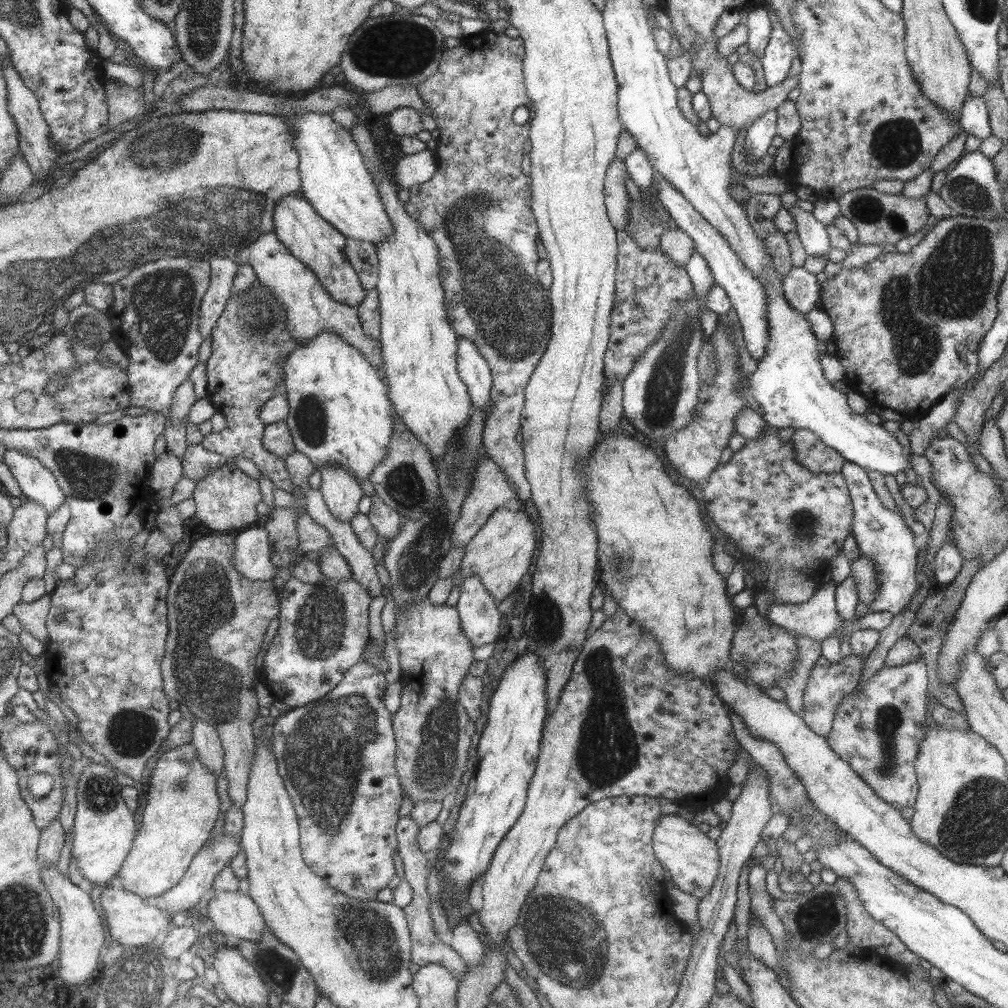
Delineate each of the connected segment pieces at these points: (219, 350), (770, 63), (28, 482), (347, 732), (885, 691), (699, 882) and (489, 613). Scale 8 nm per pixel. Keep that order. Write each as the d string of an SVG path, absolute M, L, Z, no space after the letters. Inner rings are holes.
M256 280L245 291L228 297L210 337L212 352L205 362L206 397L215 411L223 415L226 425L218 433L210 432L203 436L201 445L227 460L237 457L251 460L274 488L293 492L293 480L284 460L269 453L261 444L265 424L259 418L265 402L276 394L276 386L282 376L280 365L299 346L285 328L283 303L279 303L271 291Z
M766 5L761 8L769 13L771 21L771 34L760 59L766 86L771 87L786 78L791 60L796 56L796 50L787 32L777 22L777 14Z
M6 449L3 462L17 480L24 496L41 503L47 514L57 511L67 502L67 494L57 483L56 476L40 459L17 449Z
M360 657L357 664L345 672L344 680L335 689L331 689L323 697L319 697L313 703L308 703L300 707L293 707L283 716L278 716L272 724L272 753L277 762L277 774L284 779L285 790L288 791L289 798L296 806L296 818L300 826L300 847L304 863L319 875L328 886L337 890L345 897L357 900L375 899L377 892L388 886L395 876L393 867L393 853L396 852L397 831L396 826L400 821L398 817L399 806L401 806L401 787L399 787L399 777L397 770L393 766L393 752L395 752L395 742L393 742L393 730L391 730L391 714L385 710L383 704L383 692L385 692L385 678L379 674L373 664L367 662L367 657Z
M919 656L908 665L896 667L881 666L859 692L847 694L839 702L833 714L833 723L829 734L825 736L832 750L841 759L848 762L854 771L866 783L873 793L881 797L897 810L902 807L912 807L917 798L918 786L915 778L914 760L919 752L919 742L925 737L925 714L928 707L928 670L923 657Z
M675 814L661 815L653 830L652 847L656 859L665 865L677 889L697 899L704 898L710 892L720 868L719 851L715 842L709 840L705 833L700 833L696 826Z
M467 575L463 584L459 586L458 593L459 597L454 607L459 616L461 633L469 639L471 648L481 646L482 644L489 644L489 642L493 643L499 631L501 615L496 610L497 603L493 601L493 597L489 597L485 587L479 583L479 577L477 575Z

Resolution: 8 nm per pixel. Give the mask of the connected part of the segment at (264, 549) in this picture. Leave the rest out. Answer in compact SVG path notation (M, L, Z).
M252 527L235 538L233 567L249 581L271 581L276 572L269 559L268 531L263 527Z

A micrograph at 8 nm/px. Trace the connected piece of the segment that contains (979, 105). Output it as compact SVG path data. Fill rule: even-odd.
M967 94L959 114L959 126L967 135L974 136L980 142L991 135L989 117L981 96Z

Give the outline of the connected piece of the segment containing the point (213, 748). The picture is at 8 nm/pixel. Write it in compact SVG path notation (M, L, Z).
M195 718L191 725L191 745L197 751L197 759L211 771L211 773L223 773L223 748L215 732L215 727L209 725L203 719Z

